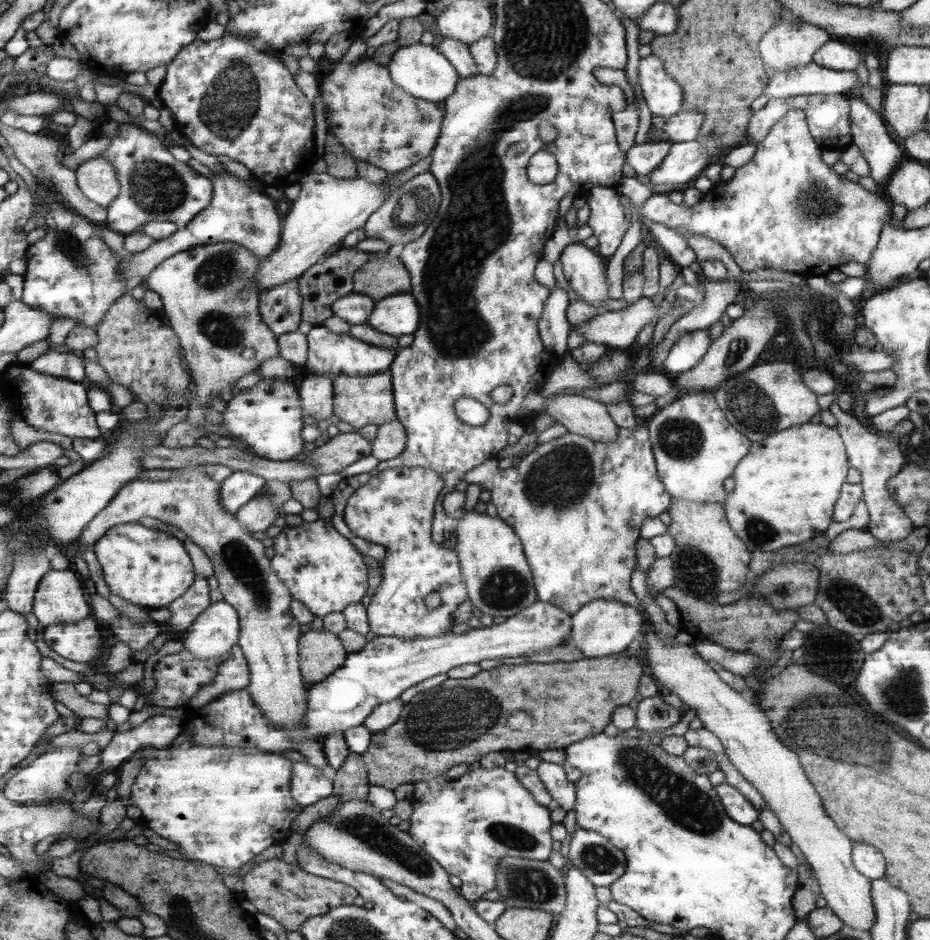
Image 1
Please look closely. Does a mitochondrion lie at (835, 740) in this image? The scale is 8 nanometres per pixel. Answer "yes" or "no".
yes

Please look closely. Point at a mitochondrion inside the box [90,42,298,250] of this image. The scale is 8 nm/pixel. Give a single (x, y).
(225, 110)

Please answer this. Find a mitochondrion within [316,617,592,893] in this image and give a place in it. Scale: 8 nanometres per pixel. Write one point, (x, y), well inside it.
(450, 717)

